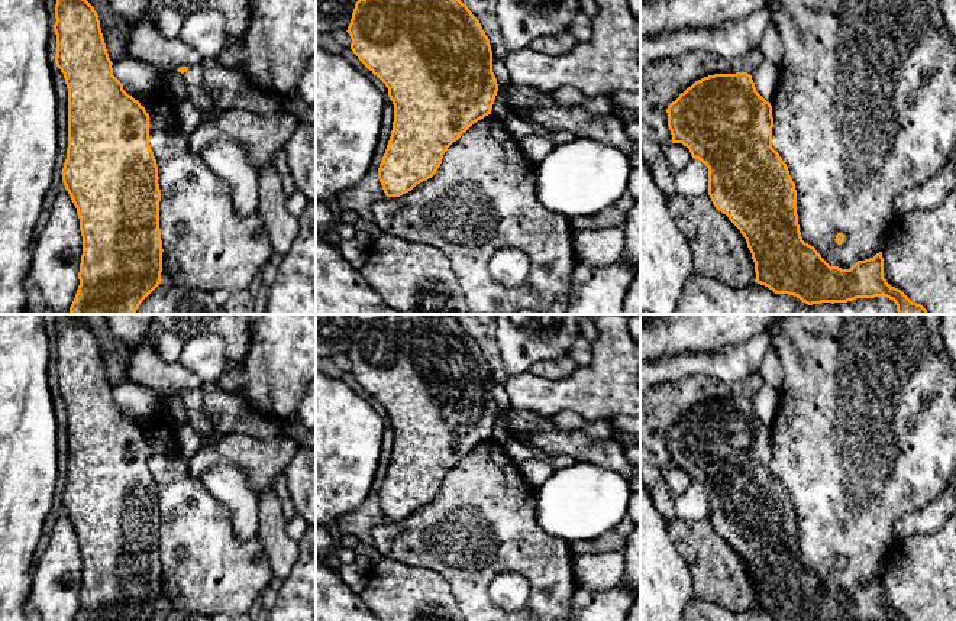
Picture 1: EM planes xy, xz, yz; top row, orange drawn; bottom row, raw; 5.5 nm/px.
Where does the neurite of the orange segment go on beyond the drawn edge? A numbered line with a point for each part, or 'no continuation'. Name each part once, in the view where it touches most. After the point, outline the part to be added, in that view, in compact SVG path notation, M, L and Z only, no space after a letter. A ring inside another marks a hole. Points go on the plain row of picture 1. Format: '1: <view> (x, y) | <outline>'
1: xy (199, 420) | M201 388L188 391L188 395L181 400L190 417L188 424L197 431L197 434L201 437L211 434L214 427L204 410Z

